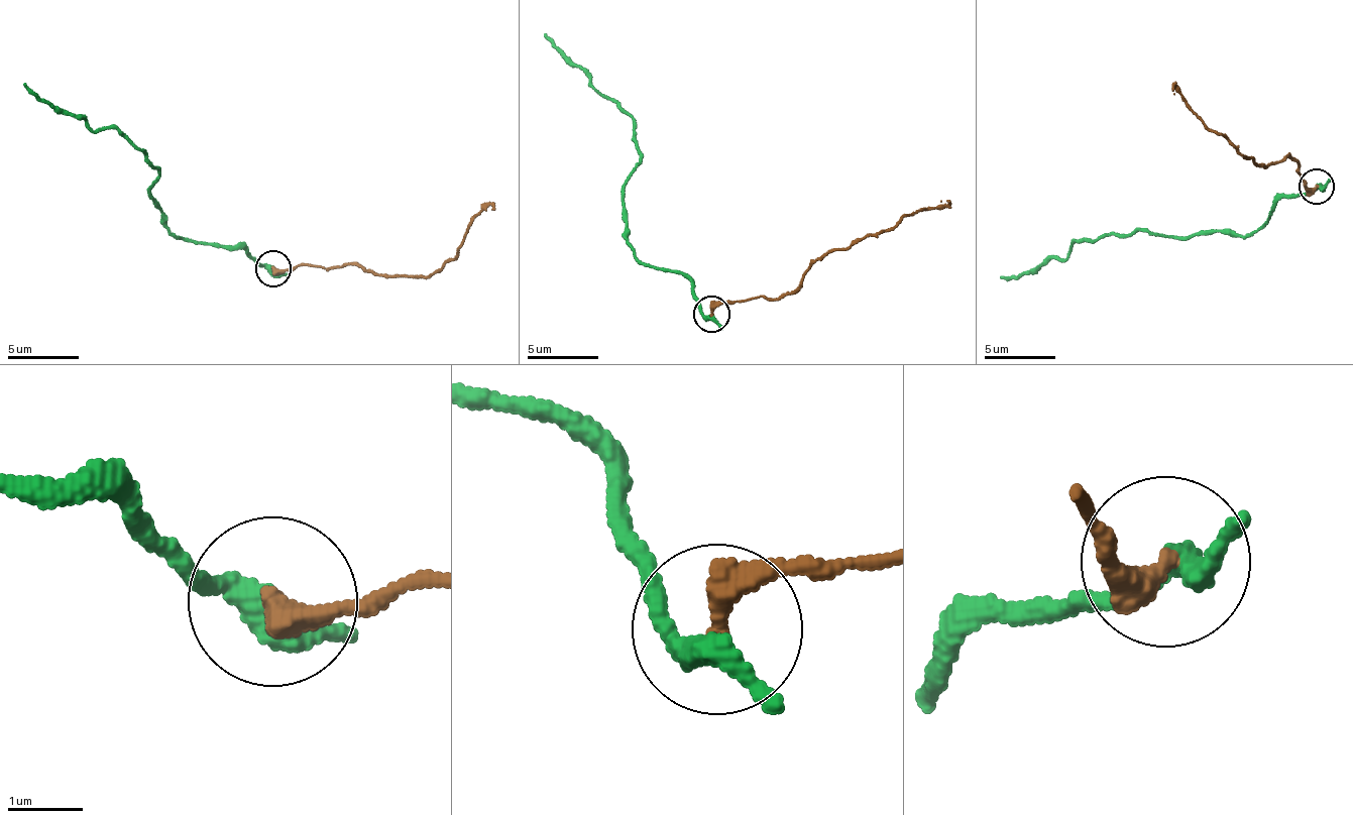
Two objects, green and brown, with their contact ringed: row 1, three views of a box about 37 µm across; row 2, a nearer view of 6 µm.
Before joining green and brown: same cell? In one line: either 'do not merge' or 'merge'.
do not merge

